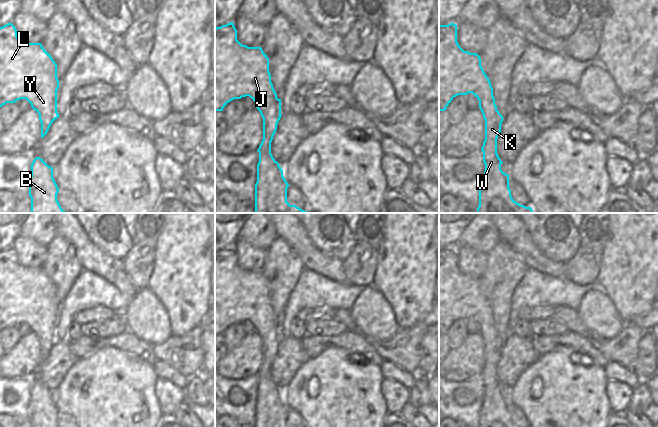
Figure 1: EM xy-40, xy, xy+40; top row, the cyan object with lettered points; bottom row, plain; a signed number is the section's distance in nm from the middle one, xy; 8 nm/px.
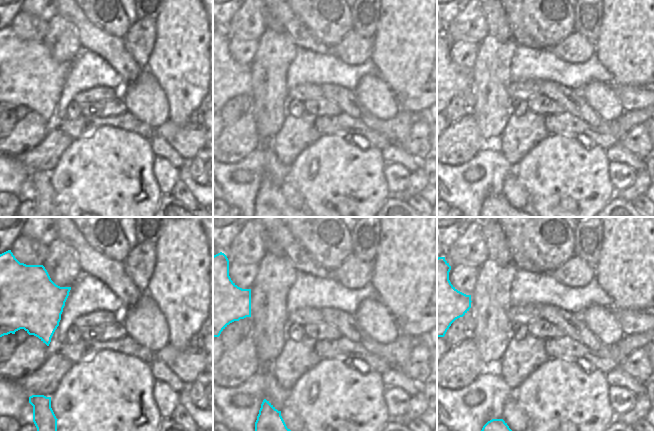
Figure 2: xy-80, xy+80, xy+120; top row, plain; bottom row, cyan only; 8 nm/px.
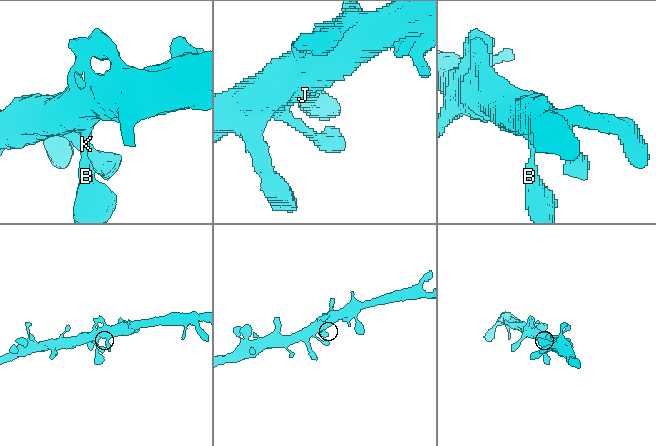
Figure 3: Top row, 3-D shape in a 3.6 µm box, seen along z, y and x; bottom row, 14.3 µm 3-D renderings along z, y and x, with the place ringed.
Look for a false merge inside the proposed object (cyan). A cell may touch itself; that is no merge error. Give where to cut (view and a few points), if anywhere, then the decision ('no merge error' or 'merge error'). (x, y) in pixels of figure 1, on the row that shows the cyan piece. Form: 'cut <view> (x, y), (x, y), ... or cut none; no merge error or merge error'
cut none; no merge error

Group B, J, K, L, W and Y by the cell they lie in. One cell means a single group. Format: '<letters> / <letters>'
B J K L W Y

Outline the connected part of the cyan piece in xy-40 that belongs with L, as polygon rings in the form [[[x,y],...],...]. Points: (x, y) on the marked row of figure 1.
[[[12,23],[0,27],[0,107],[26,99],[39,114],[41,138],[59,117],[57,64],[41,43],[19,40]]]

